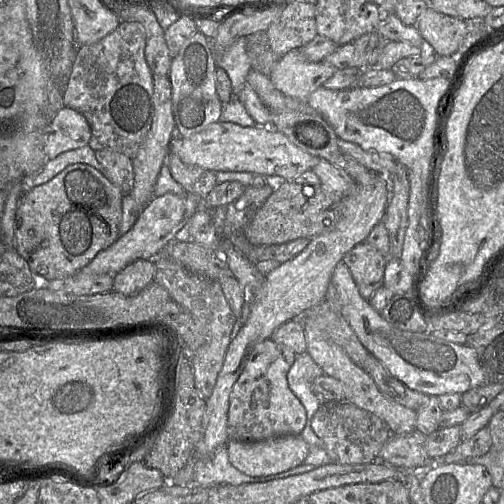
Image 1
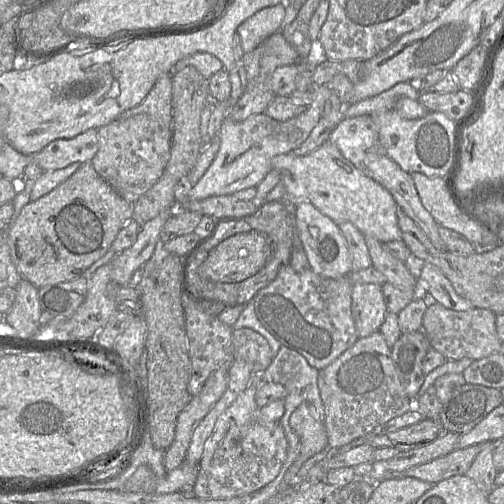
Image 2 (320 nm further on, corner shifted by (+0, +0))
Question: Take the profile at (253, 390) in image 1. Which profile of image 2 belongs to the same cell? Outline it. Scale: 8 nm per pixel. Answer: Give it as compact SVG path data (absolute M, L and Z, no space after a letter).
M253 374L246 389L217 419L211 435L204 444L198 463L199 472L191 493L200 499L226 499L248 496L272 482L279 474L287 456L288 442L280 422L260 422L255 395L263 383L261 374Z

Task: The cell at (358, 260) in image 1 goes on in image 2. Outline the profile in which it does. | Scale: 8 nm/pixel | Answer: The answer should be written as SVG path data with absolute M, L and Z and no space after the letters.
M352 284L351 312L359 338L367 337L378 331L388 312L381 285Z

